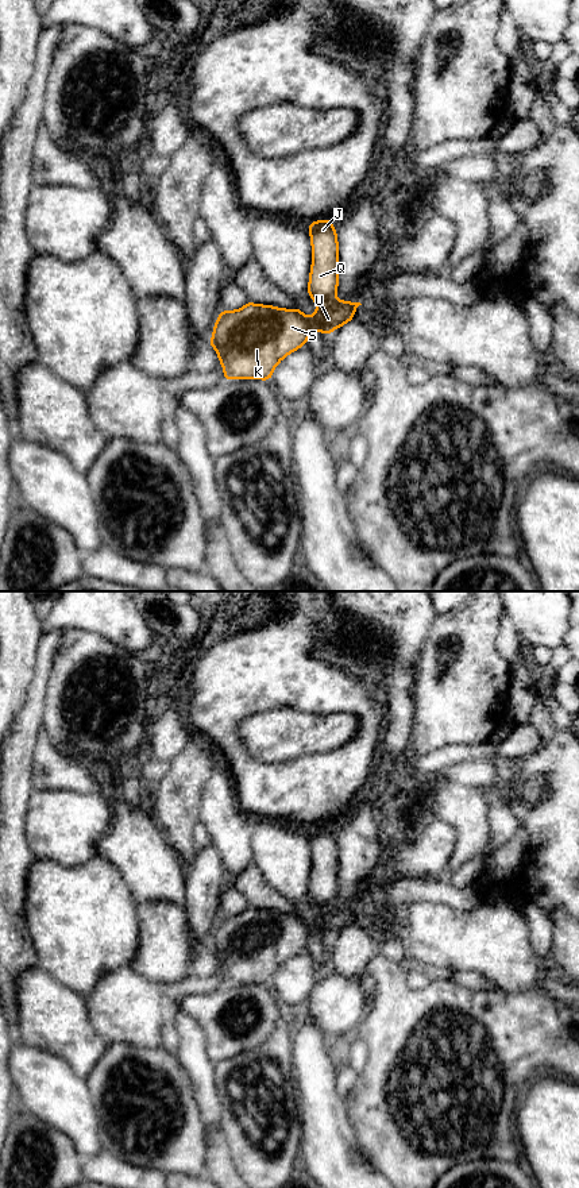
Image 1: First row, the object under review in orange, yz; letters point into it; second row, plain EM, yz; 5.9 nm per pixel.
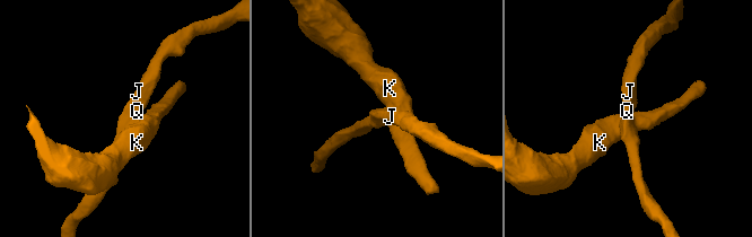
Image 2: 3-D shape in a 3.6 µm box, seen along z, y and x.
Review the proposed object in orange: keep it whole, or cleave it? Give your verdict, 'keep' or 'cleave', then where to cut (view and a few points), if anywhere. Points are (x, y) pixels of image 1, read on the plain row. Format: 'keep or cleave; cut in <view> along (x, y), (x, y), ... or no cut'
keep; no cut

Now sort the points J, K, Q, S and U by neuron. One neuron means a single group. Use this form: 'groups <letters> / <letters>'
groups J K Q S U

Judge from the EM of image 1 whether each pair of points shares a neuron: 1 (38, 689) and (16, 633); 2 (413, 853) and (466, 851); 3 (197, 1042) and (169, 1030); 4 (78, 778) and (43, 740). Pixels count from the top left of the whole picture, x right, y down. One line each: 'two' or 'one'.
1: two
2: two
3: two
4: one

